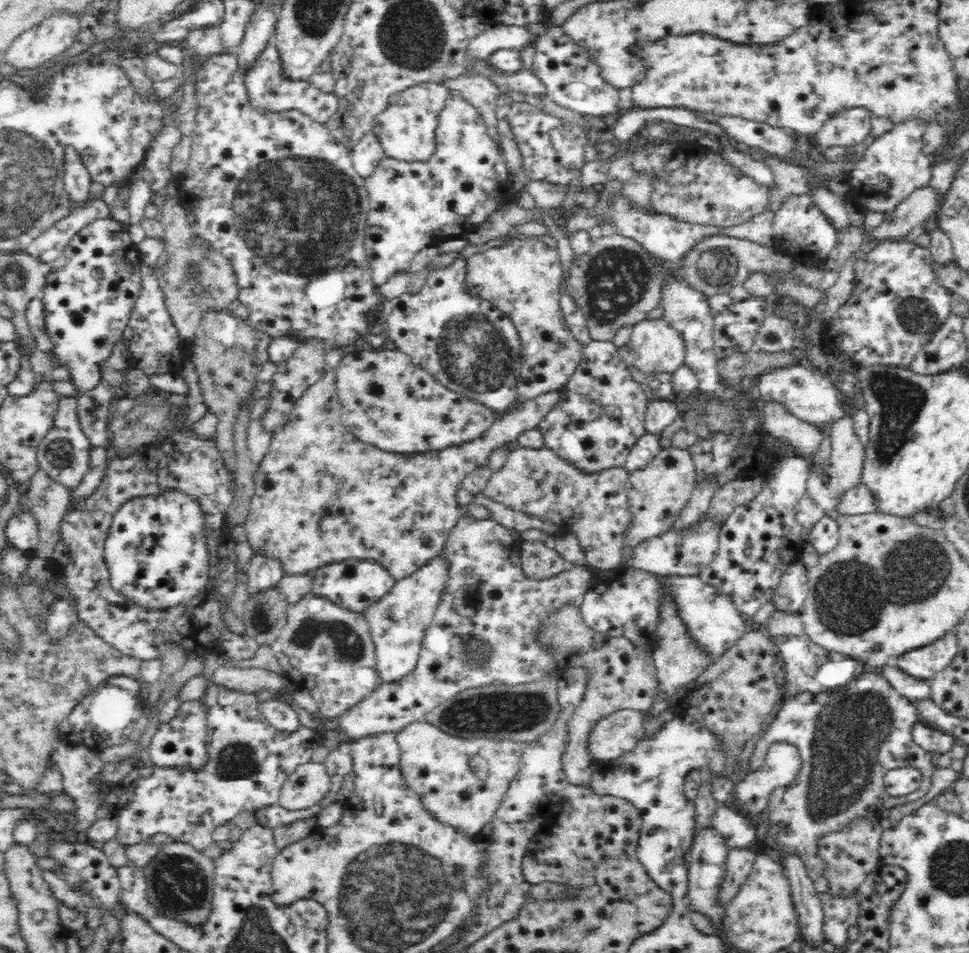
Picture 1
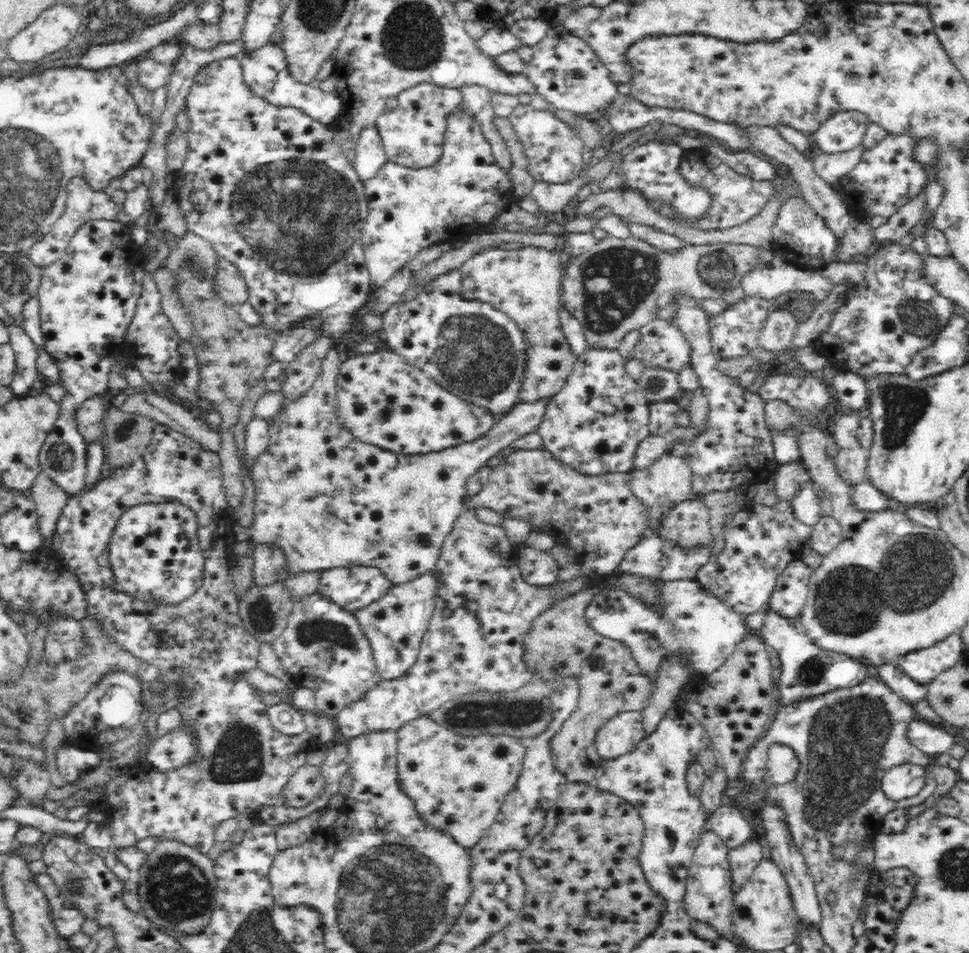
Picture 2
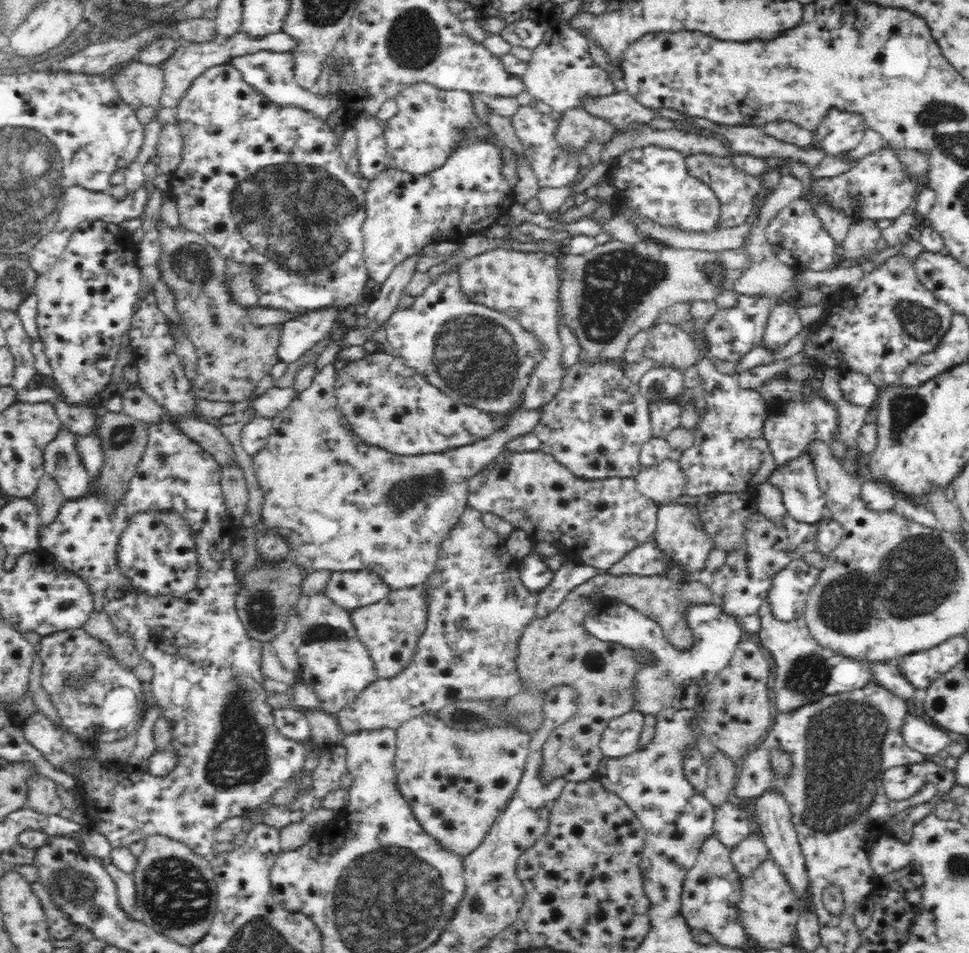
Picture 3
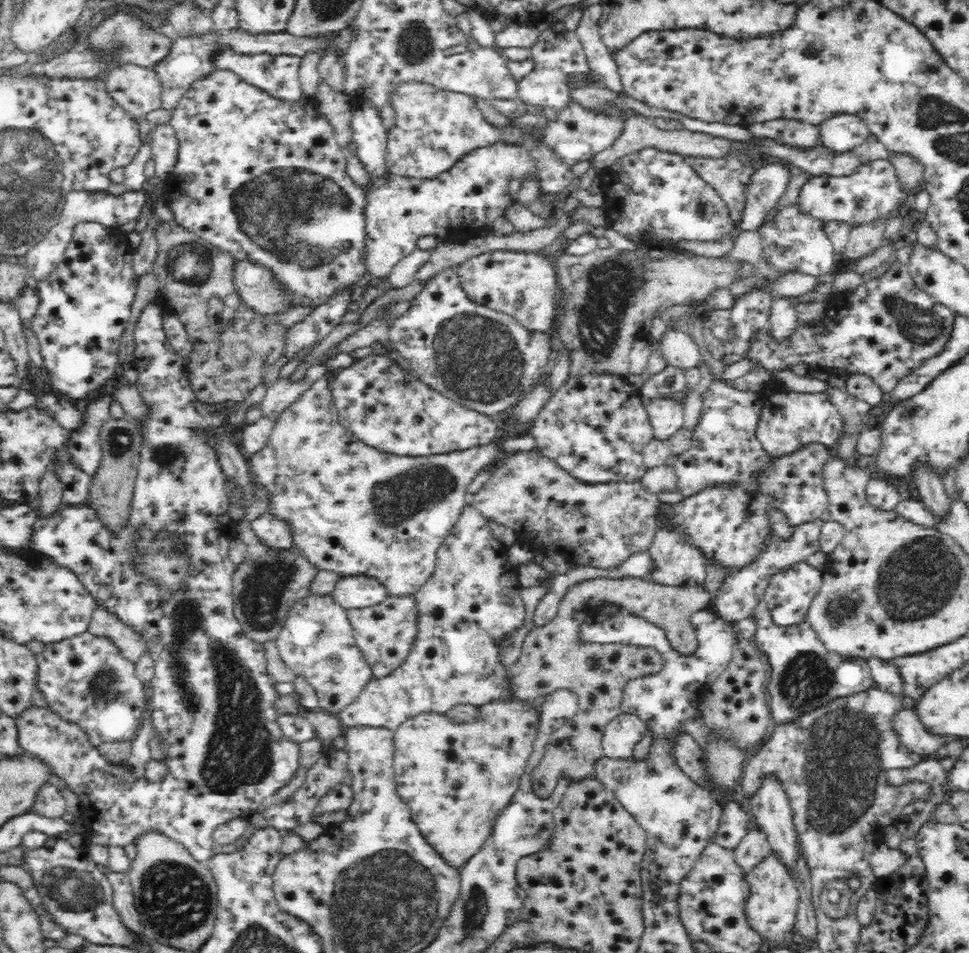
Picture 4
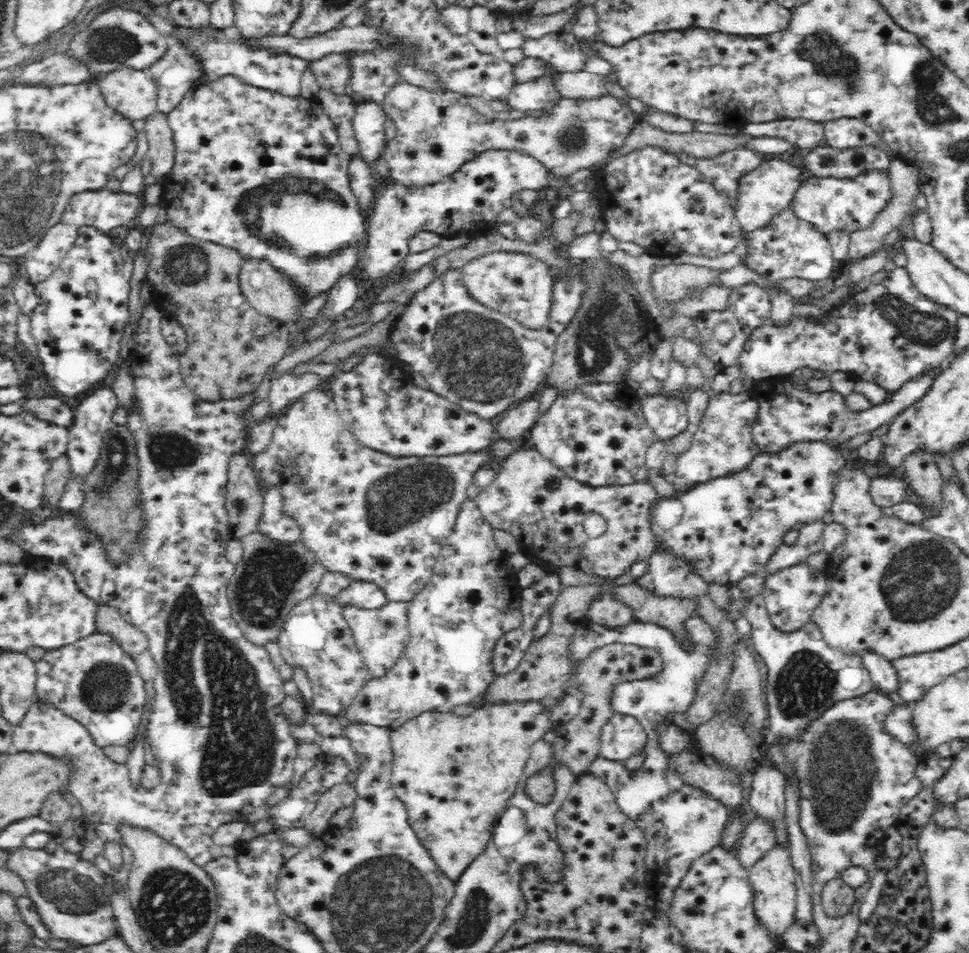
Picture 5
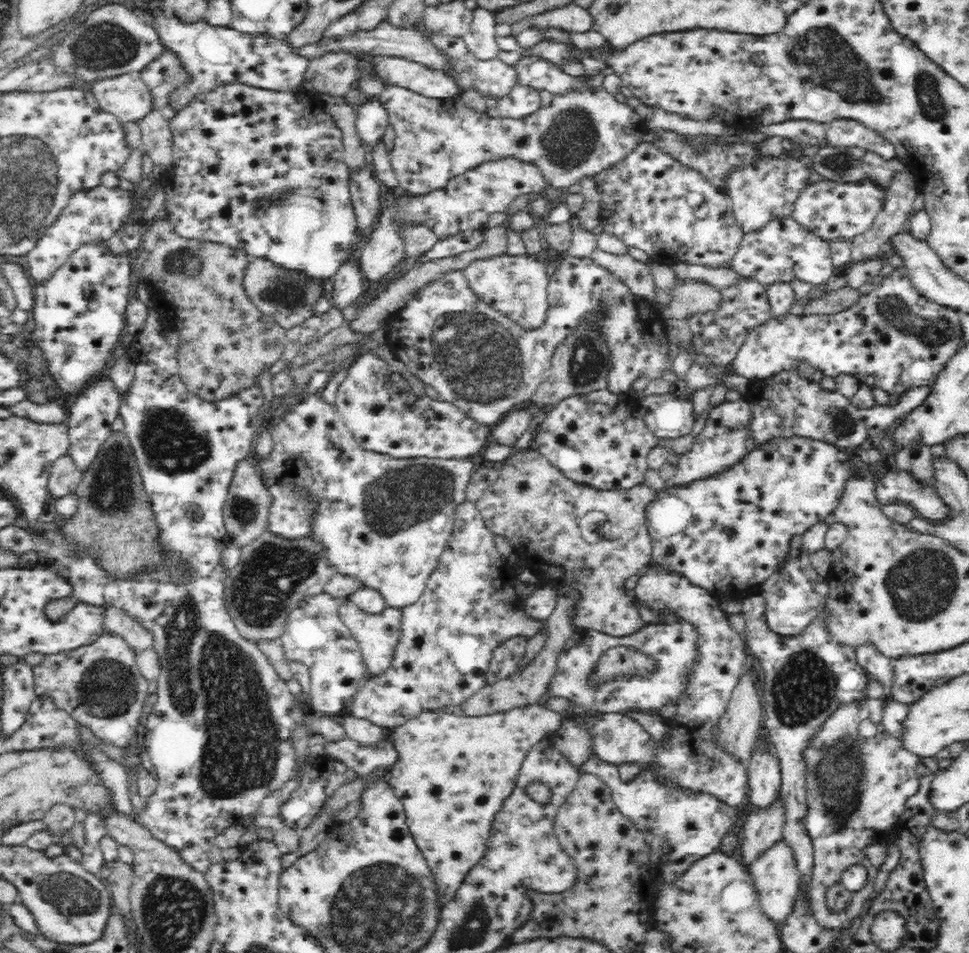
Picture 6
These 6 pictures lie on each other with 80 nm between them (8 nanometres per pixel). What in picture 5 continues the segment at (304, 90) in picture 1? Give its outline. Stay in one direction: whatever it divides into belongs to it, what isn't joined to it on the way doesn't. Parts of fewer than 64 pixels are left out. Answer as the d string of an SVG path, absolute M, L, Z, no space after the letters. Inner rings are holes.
M212 26L192 31L192 28L175 28L176 39L191 46L203 63L205 73L201 80L215 79L230 74L252 87L282 94L296 99L301 96L301 76L309 62L288 54L272 53L268 49L248 49L244 38L228 38L222 31Z

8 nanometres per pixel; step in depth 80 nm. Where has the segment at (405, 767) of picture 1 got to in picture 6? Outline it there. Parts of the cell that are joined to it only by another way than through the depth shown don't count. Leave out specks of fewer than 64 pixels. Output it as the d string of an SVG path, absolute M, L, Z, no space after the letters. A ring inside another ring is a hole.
M540 703L512 707L483 715L455 715L446 710L424 711L404 724L391 729L392 744L398 760L389 769L389 784L406 811L406 825L422 849L442 889L443 903L450 900L466 873L486 852L495 816L504 801L516 789L522 763L530 747L562 726L562 716Z

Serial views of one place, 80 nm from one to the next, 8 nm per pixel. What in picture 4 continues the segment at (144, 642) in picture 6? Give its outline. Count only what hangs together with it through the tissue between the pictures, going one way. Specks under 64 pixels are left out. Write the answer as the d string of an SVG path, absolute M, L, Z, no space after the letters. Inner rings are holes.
M97 606L92 613L87 631L94 636L108 639L122 657L134 665L145 654L144 641L129 626L122 624L104 606Z

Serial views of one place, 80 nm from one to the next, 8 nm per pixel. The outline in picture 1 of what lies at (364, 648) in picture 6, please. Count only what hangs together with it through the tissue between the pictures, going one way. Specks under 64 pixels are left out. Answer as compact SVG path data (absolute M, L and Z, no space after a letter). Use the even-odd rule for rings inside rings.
M443 549L429 561L410 576L397 580L386 596L362 612L376 649L376 672L384 683L396 683L414 670L424 633L448 583L451 564Z

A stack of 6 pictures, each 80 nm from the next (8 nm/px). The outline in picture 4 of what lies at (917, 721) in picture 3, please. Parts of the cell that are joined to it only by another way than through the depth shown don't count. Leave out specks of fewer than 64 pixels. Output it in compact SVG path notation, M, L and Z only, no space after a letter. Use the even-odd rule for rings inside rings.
M903 708L894 719L895 731L910 751L923 757L935 757L938 748L948 743L942 734L930 732L922 719L910 708ZM934 754L934 756L932 756Z

